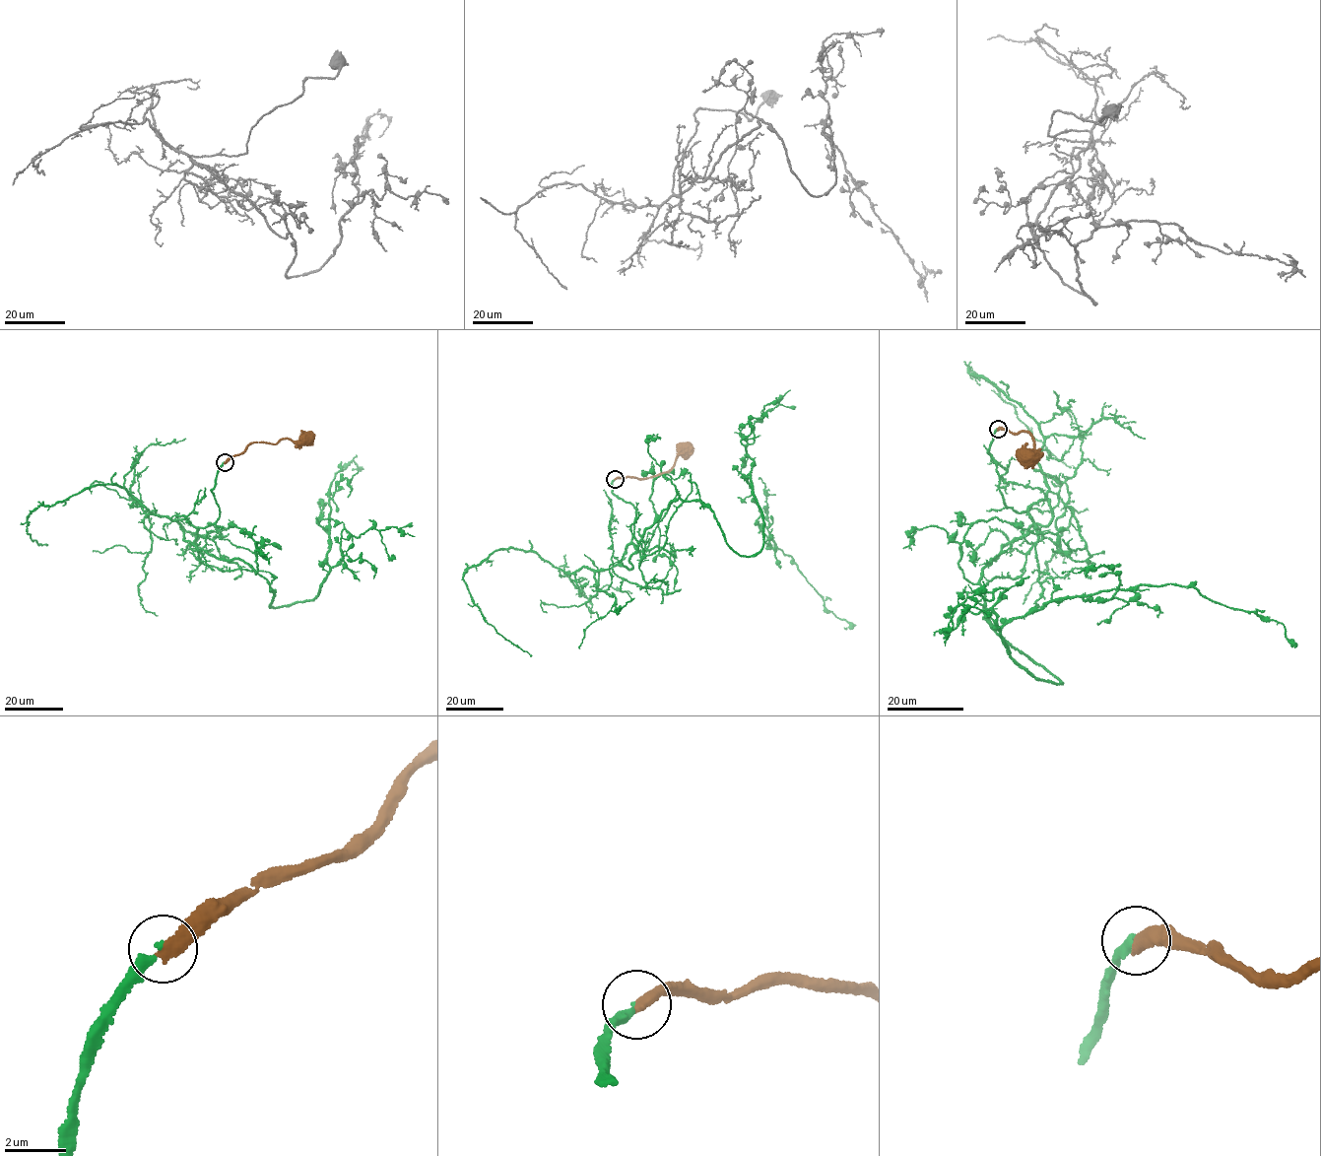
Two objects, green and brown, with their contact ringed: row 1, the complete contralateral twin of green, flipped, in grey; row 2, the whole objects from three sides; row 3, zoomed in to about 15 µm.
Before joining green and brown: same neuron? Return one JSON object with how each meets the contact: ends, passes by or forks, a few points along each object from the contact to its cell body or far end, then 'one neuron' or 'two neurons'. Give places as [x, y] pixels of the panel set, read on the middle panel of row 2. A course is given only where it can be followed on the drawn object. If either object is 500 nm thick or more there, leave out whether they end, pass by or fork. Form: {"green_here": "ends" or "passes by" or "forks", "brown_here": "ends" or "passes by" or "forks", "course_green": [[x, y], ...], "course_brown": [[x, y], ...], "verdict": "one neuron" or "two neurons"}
{"green_here": "ends", "brown_here": "ends", "course_green": [[614, 479], [636, 511], [629, 569], [679, 499], [759, 553], [749, 474], [769, 538], [844, 628]], "course_brown": [[615, 479], [653, 476], [671, 470], [682, 448], [686, 447]], "verdict": "two neurons"}

